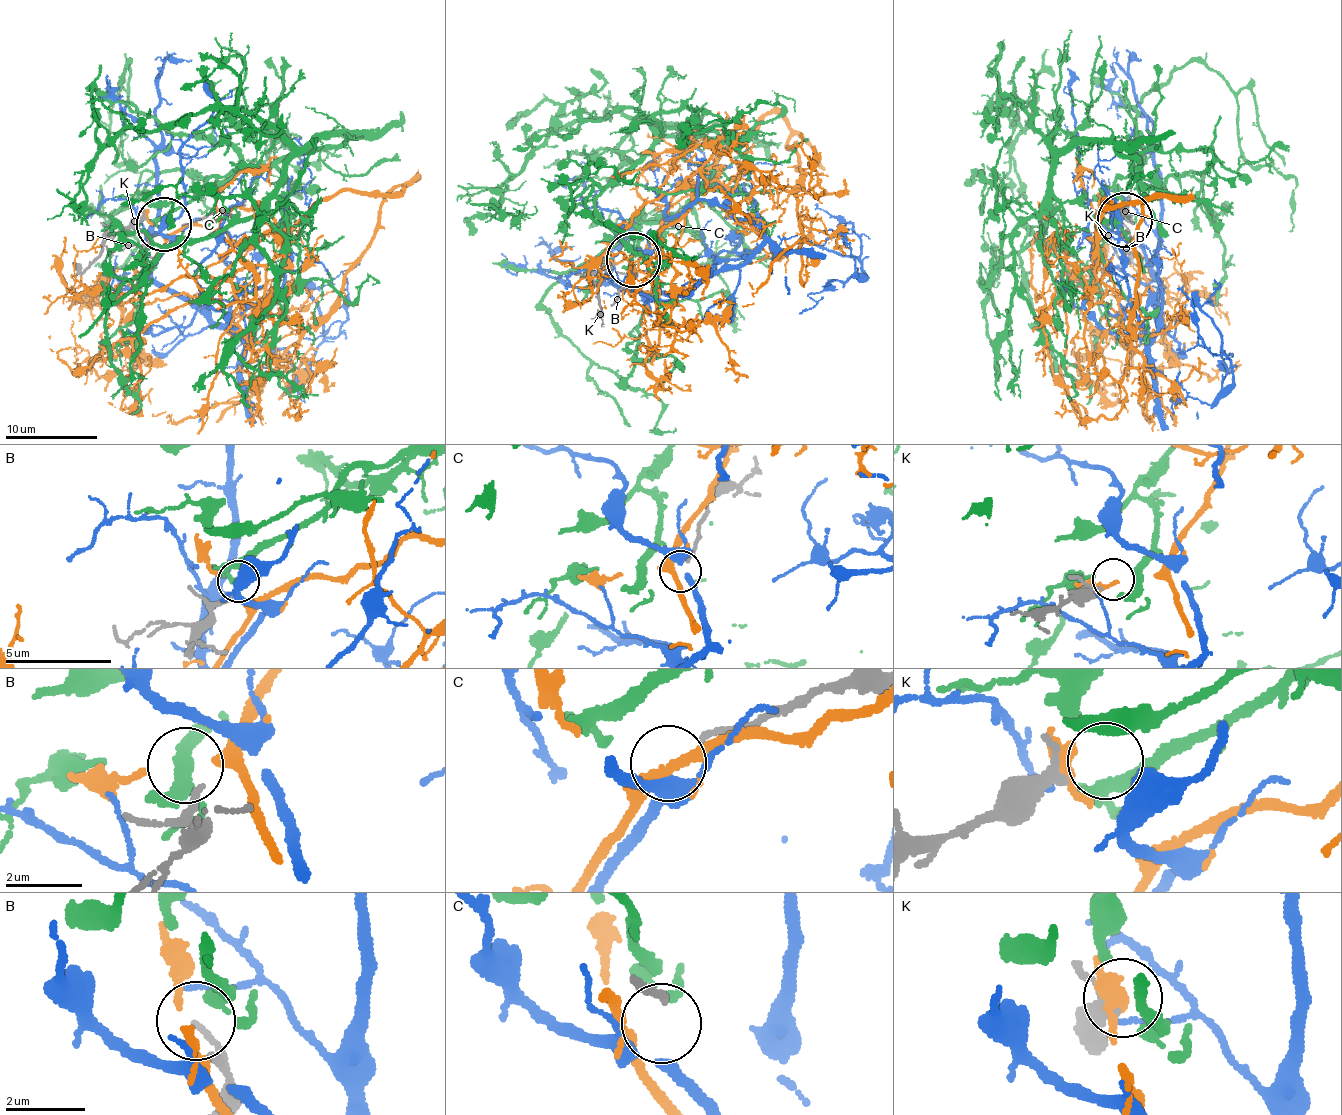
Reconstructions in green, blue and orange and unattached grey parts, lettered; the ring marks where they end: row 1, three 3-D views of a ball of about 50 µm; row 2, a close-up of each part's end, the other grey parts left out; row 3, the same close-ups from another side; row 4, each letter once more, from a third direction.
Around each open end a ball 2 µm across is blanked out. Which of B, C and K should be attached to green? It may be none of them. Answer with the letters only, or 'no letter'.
K

